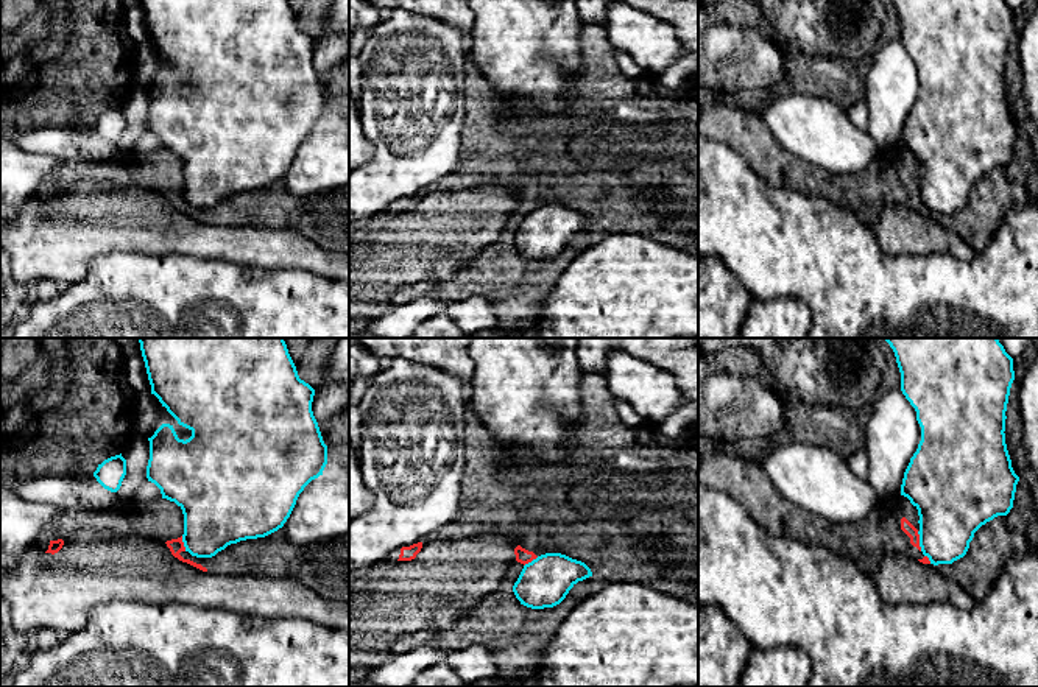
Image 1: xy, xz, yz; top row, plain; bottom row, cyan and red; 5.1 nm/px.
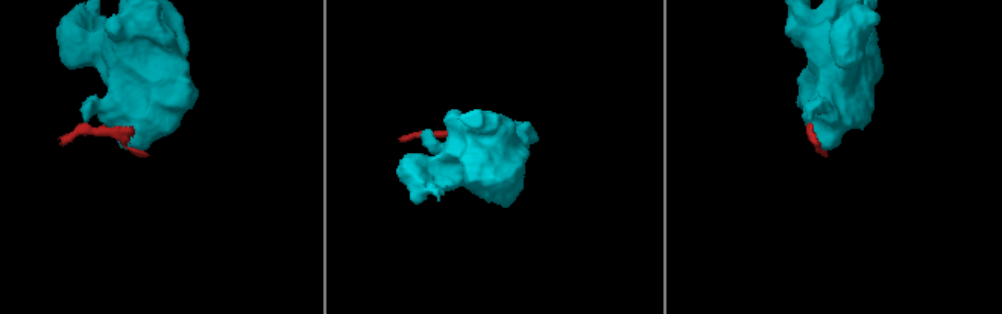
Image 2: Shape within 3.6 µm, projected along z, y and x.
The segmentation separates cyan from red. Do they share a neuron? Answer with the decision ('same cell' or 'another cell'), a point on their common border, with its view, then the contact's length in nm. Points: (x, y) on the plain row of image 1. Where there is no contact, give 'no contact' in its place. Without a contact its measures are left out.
another cell; contact yz (920, 192); length 110 nm

